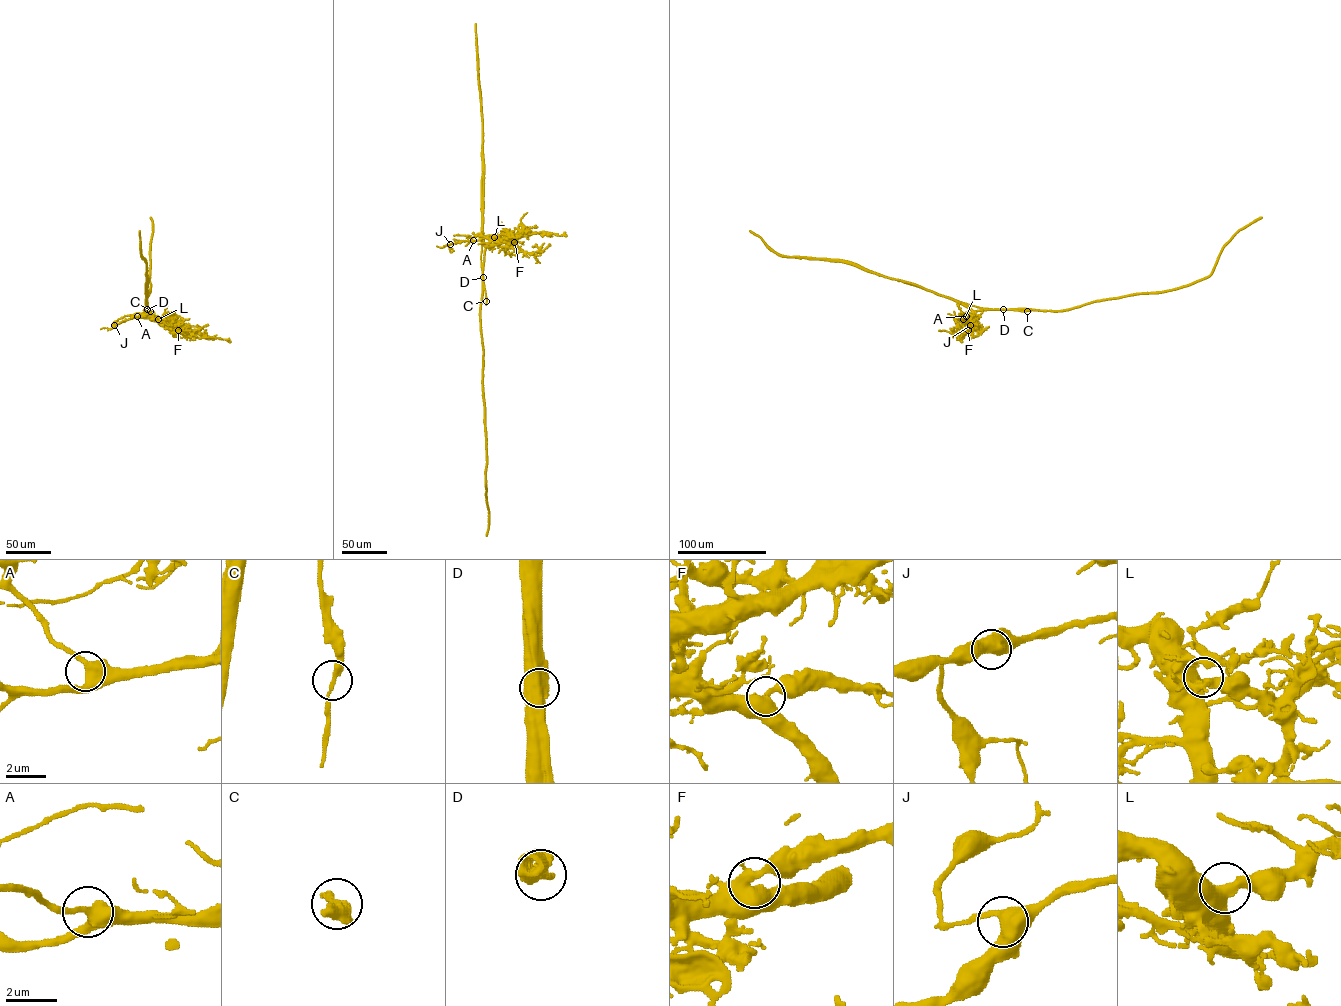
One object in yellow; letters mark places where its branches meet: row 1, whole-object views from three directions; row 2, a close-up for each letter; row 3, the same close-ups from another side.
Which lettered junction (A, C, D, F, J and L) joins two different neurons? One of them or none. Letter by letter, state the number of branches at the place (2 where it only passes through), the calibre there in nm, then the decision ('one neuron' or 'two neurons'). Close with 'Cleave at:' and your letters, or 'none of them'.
A: branches 3; calibre 460 nm; one neuron
C: branches 2; calibre 240 nm; one neuron
D: branches 2; calibre 600 nm; two neurons
F: branches 2; calibre 440 nm; one neuron
J: branches 3; calibre 550 nm; one neuron
L: branches 2; calibre 500 nm; one neuron
Cleave at: D

